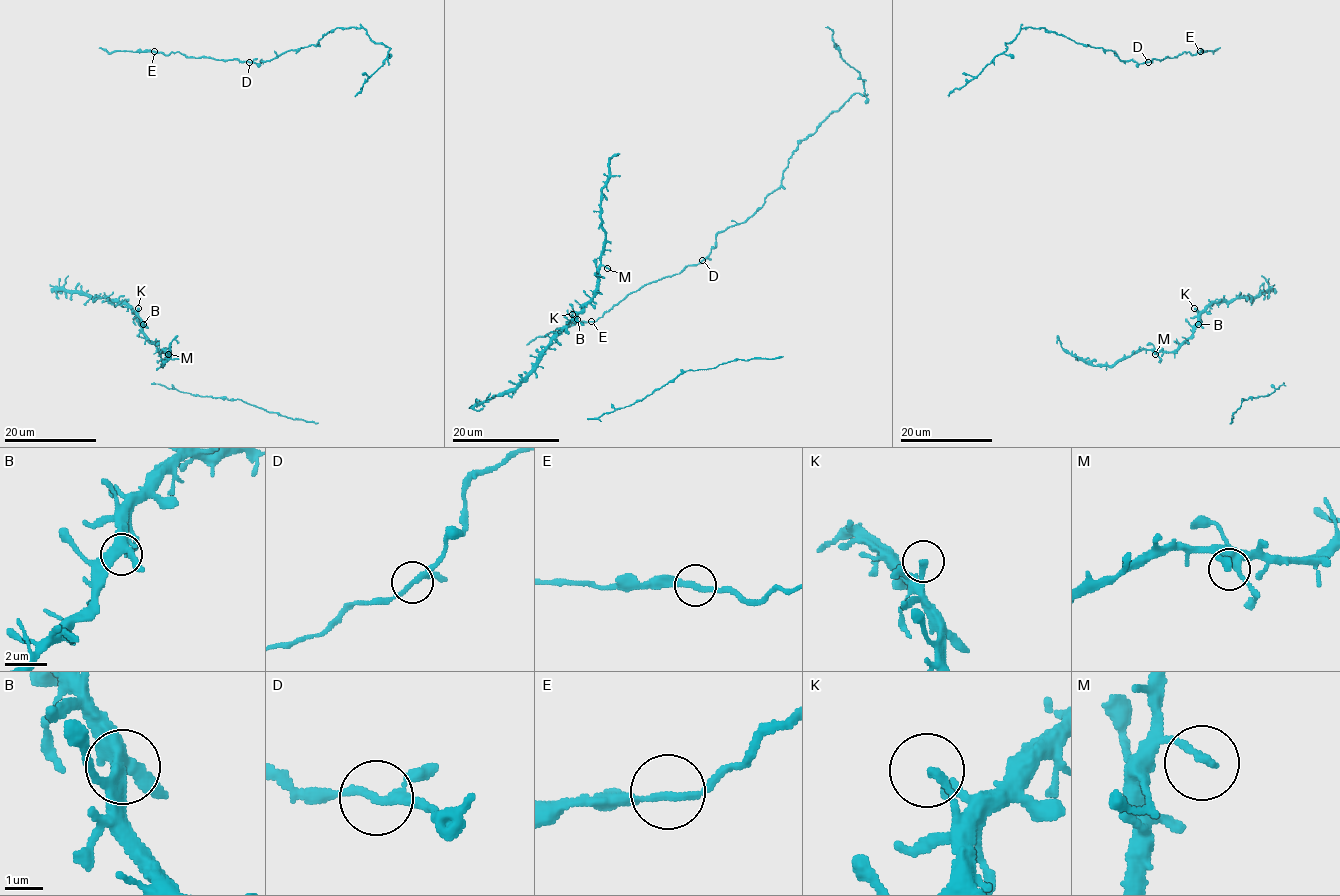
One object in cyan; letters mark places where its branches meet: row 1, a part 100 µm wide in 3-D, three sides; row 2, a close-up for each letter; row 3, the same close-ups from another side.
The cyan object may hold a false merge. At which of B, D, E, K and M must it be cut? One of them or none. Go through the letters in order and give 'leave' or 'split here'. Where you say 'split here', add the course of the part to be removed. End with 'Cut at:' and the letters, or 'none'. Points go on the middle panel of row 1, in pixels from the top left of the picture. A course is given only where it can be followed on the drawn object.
B: leave
D: split here; course (702, 260), (719, 232), (749, 219), (780, 187), (792, 152), (853, 94), (865, 92), (825, 27)
E: leave
K: leave
M: leave
Cut at: D

